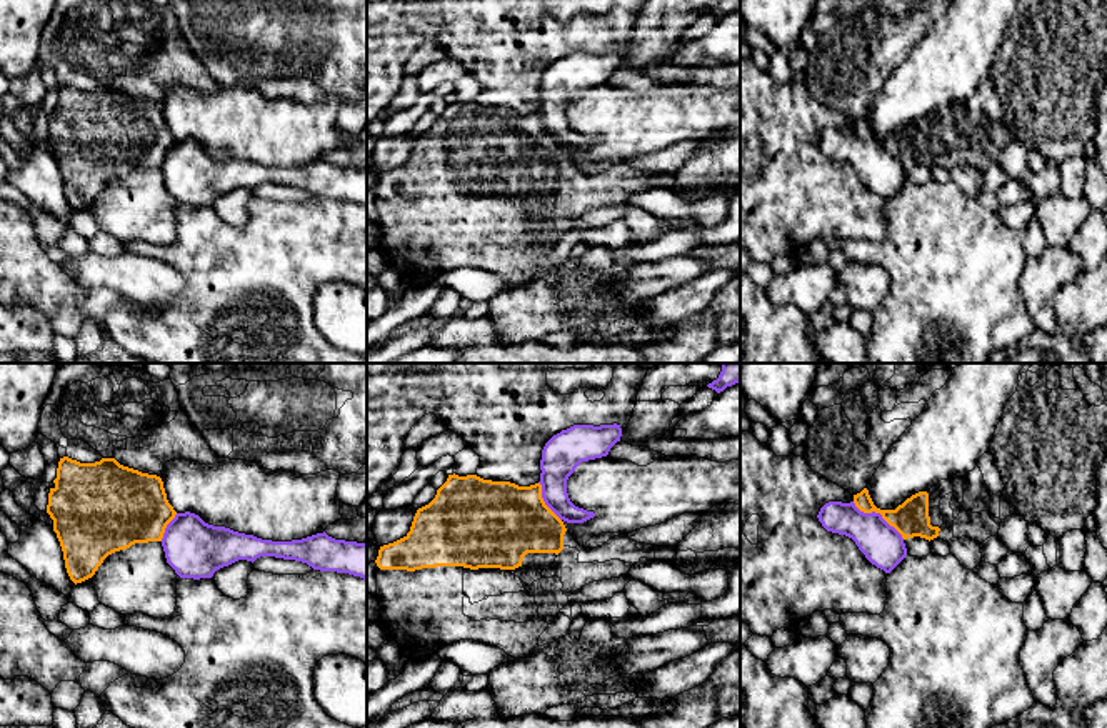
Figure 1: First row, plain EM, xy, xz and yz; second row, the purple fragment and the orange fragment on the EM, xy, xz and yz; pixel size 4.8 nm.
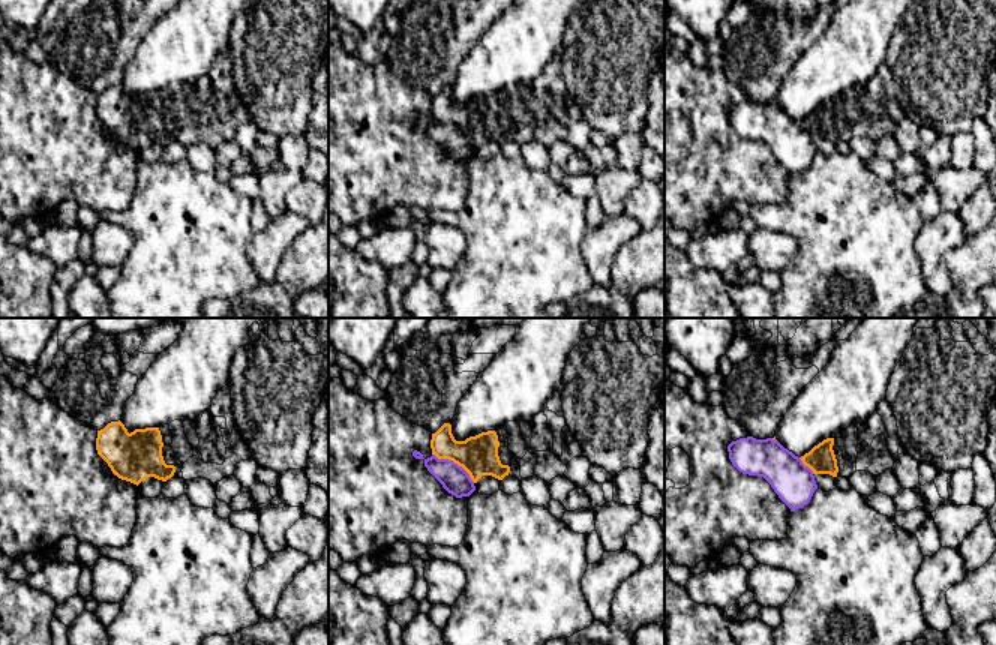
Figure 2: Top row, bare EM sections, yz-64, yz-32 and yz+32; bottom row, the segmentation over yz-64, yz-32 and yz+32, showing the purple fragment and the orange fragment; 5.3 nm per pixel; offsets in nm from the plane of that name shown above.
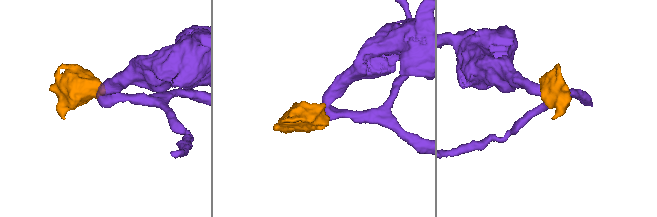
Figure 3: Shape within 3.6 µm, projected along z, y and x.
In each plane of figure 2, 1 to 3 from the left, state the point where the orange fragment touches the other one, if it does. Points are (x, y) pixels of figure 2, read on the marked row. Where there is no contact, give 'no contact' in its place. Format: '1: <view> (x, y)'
1: no contact
2: yz-32 (453, 462)
3: yz+32 (804, 465)

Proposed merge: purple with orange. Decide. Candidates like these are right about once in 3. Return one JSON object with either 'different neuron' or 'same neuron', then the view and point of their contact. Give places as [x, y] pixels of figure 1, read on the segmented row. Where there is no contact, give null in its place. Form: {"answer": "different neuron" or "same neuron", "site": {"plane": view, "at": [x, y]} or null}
{"answer": "different neuron", "site": {"plane": "yz", "at": [879, 513]}}

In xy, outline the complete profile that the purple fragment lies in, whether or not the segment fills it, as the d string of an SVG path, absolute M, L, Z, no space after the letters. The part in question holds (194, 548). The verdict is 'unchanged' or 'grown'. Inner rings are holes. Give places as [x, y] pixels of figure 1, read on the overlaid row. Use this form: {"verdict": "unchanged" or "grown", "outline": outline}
{"verdict": "unchanged", "outline": "M185 511L167 525L162 546L167 563L180 578L212 578L217 570L238 560L253 563L260 556L275 556L367 580L367 545L335 540L325 531L302 540L272 541L208 525Z"}

